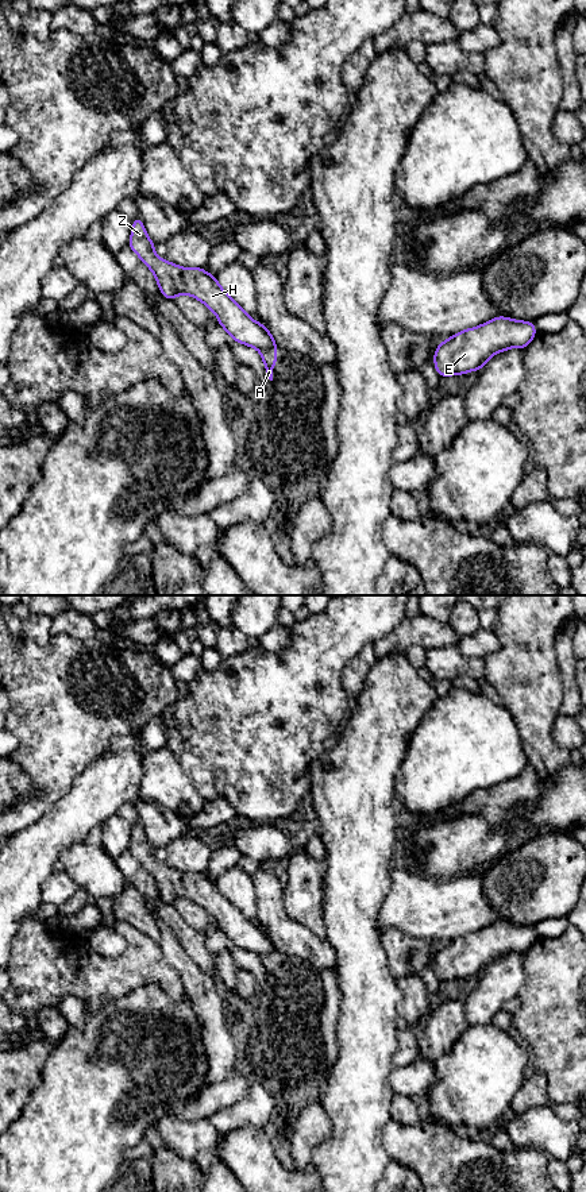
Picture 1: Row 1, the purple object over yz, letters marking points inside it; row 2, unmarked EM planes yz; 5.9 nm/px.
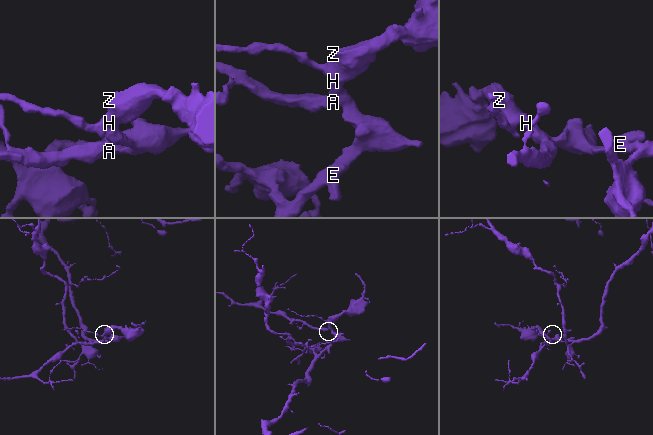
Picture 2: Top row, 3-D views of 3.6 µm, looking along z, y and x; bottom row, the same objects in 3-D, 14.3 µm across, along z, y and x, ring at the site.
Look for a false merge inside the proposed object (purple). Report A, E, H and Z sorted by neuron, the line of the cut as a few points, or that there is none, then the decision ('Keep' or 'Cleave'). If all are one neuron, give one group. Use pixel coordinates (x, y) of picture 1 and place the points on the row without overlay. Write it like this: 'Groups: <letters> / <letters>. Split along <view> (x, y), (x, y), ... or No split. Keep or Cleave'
Groups: A / E H Z. Split along yz (274, 948), (261, 956). Cleave

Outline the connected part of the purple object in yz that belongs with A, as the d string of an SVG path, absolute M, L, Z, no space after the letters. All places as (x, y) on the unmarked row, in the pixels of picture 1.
M277 949L261 956L261 963L266 973L266 980L273 985L273 972L277 968Z

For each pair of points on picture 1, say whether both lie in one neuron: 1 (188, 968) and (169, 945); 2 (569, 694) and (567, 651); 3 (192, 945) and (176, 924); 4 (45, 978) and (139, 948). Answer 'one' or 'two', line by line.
1: one
2: one
3: one
4: one

